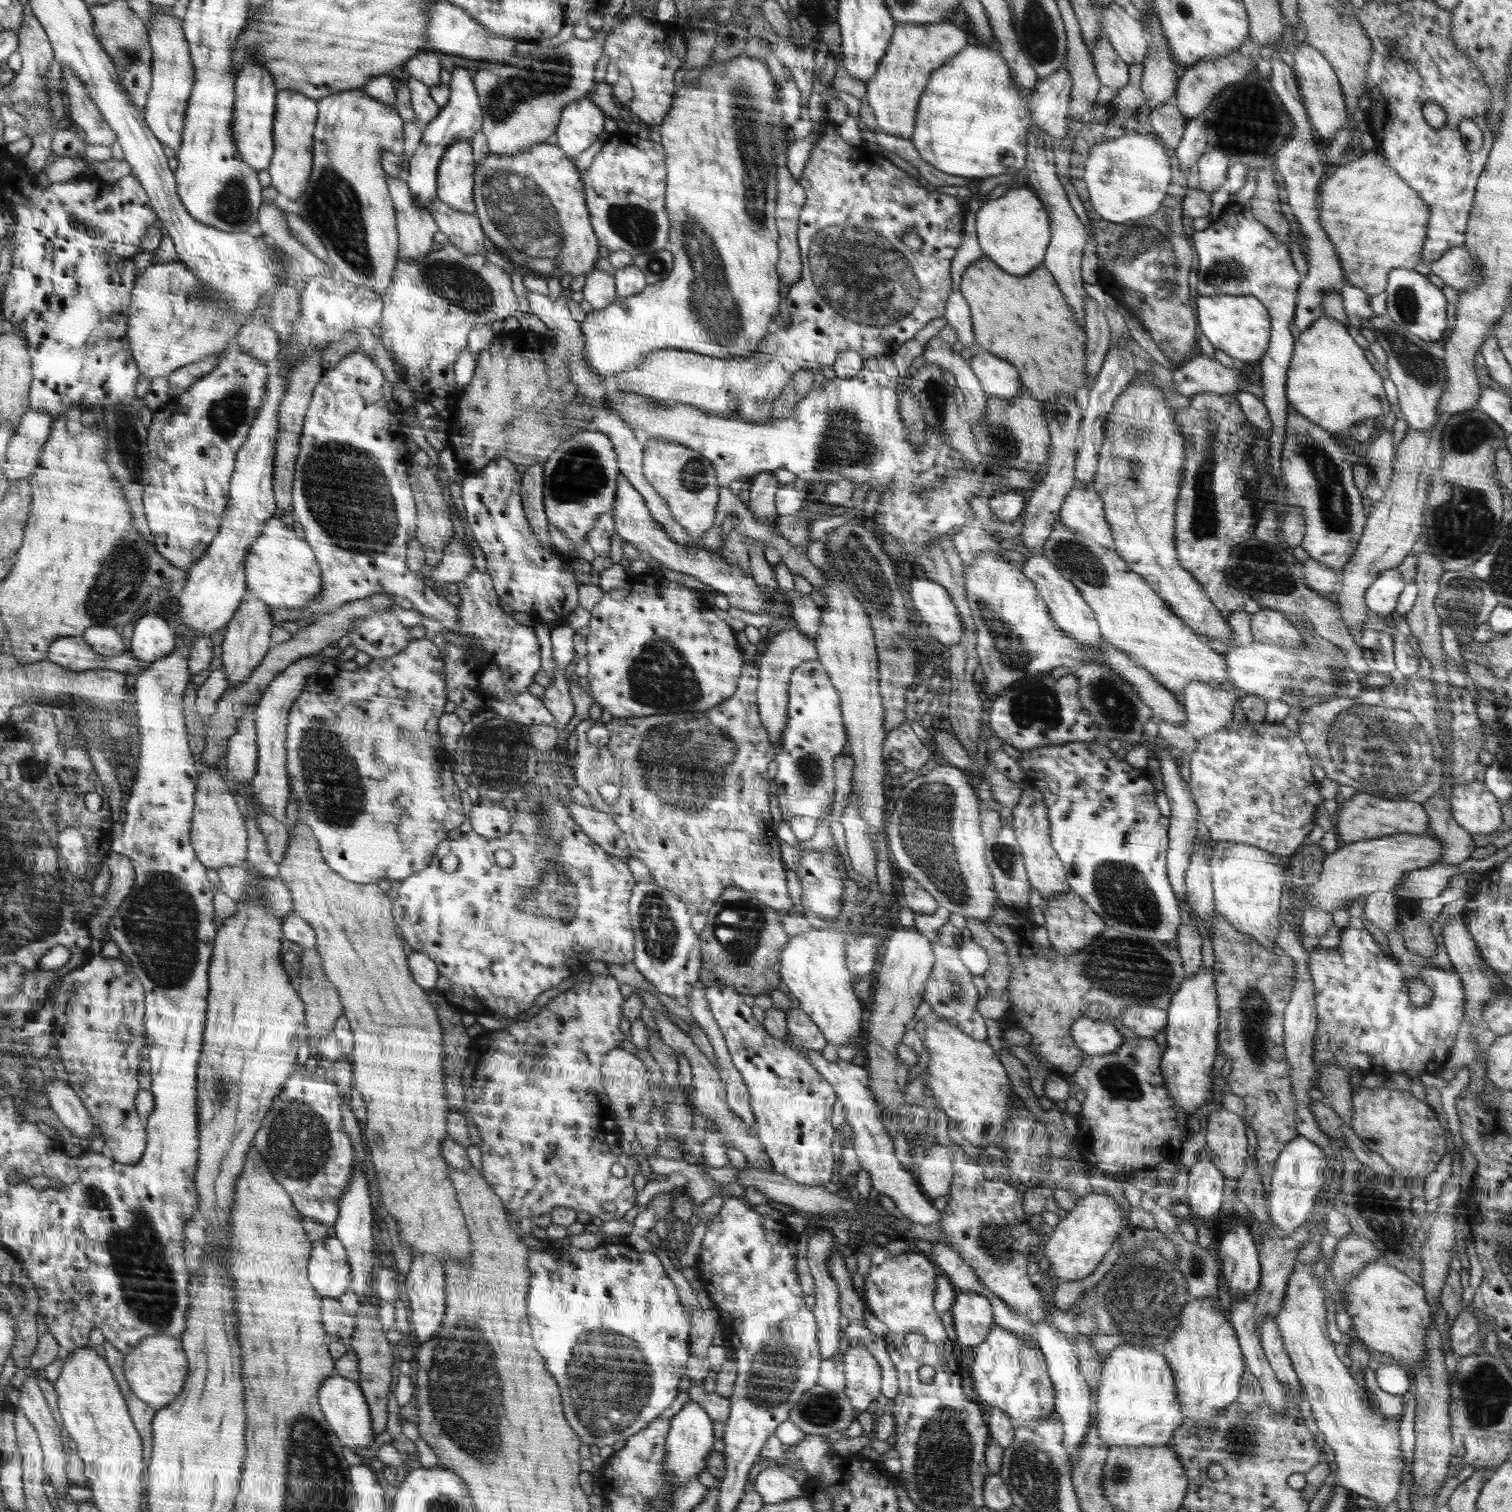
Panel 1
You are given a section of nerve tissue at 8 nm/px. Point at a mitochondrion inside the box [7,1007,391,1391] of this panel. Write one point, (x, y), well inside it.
(150, 1291)

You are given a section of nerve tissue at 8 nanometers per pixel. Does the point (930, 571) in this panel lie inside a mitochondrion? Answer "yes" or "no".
no

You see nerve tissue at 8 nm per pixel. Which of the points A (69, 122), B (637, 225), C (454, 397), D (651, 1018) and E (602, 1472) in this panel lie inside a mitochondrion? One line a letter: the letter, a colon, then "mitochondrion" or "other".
A: other
B: mitochondrion
C: other
D: other
E: other

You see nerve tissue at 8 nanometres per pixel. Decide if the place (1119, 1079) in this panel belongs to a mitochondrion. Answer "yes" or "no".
yes

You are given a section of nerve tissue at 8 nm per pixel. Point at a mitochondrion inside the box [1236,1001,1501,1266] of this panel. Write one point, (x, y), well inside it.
(1378, 1215)

